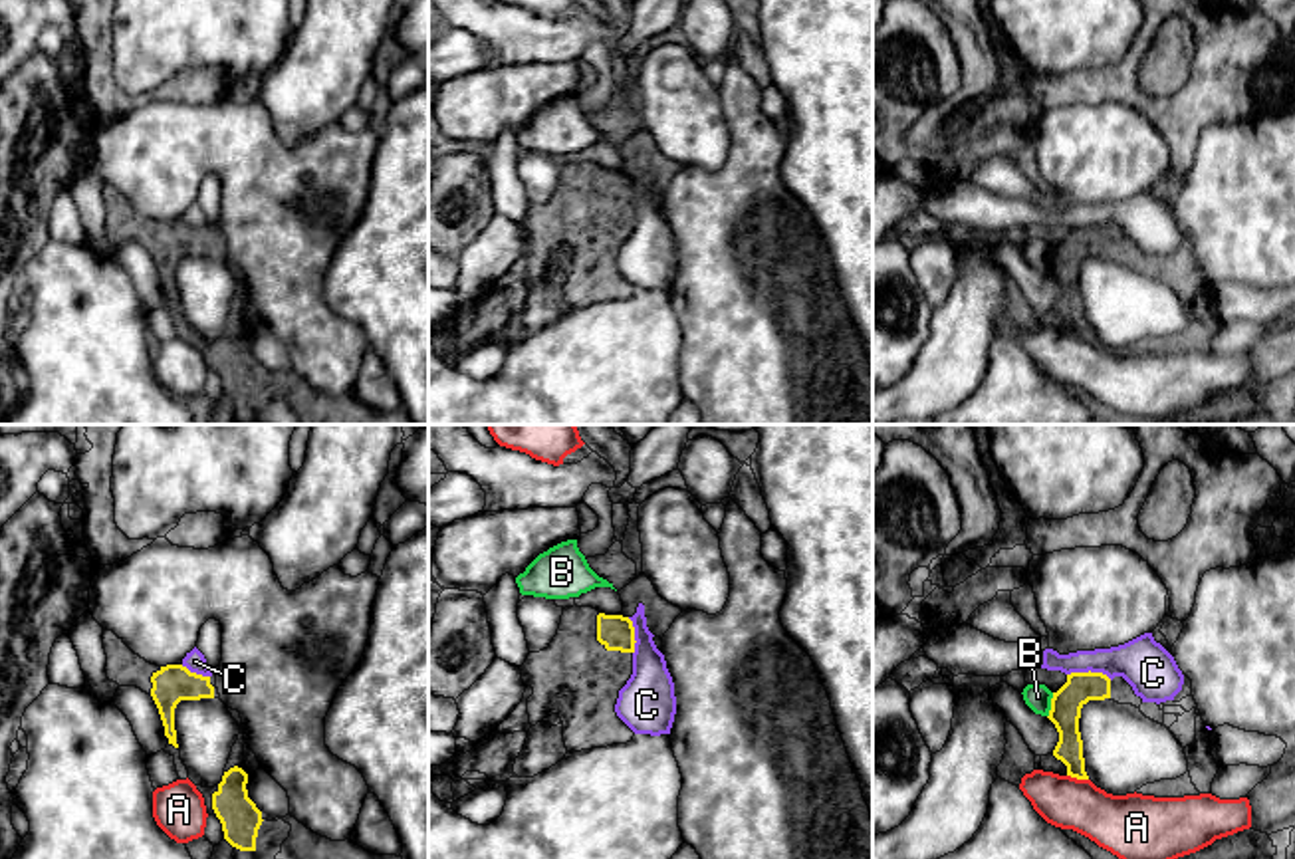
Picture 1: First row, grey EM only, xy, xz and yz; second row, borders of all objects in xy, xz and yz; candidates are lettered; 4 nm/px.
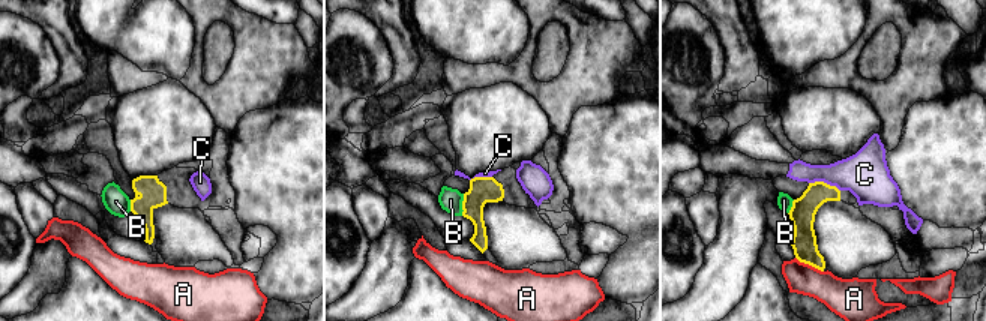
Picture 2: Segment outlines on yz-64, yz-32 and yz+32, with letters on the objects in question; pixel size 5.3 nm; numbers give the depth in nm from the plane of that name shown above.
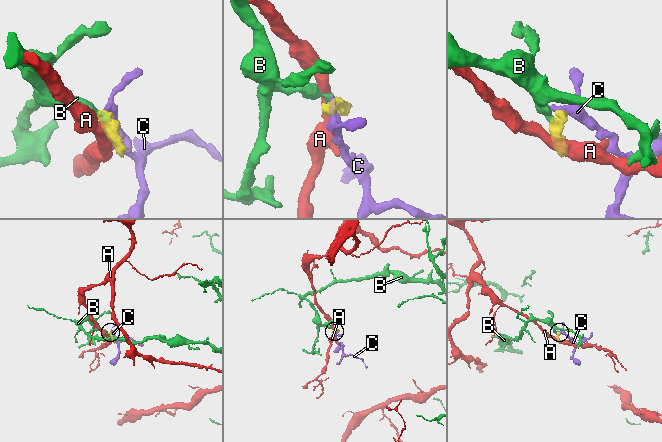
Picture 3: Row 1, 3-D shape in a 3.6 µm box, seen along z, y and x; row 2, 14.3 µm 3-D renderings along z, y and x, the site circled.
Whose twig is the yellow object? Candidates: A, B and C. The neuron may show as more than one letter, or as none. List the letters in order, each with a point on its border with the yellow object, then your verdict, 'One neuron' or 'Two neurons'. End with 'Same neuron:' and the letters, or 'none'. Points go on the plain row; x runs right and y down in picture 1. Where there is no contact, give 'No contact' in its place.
A: Touches yellow at yz (1077, 334). Two neurons
B: Touches yellow at yz (1052, 260). Two neurons
C: Touches yellow at yz (1089, 227). Two neurons
Same neuron: none

